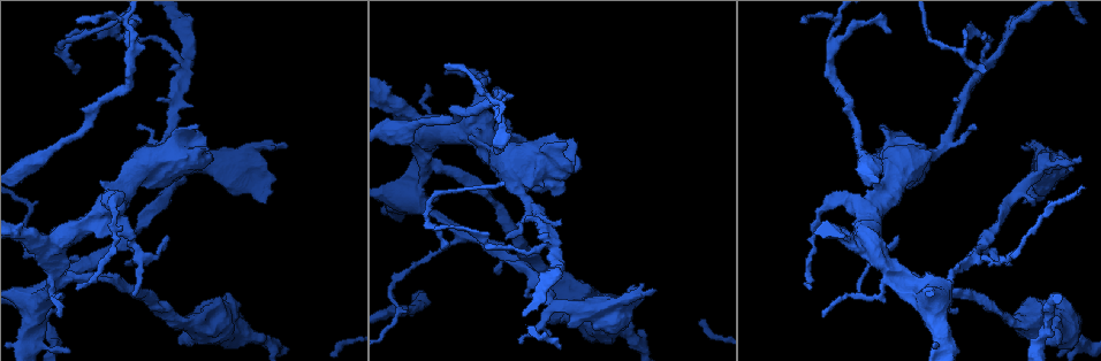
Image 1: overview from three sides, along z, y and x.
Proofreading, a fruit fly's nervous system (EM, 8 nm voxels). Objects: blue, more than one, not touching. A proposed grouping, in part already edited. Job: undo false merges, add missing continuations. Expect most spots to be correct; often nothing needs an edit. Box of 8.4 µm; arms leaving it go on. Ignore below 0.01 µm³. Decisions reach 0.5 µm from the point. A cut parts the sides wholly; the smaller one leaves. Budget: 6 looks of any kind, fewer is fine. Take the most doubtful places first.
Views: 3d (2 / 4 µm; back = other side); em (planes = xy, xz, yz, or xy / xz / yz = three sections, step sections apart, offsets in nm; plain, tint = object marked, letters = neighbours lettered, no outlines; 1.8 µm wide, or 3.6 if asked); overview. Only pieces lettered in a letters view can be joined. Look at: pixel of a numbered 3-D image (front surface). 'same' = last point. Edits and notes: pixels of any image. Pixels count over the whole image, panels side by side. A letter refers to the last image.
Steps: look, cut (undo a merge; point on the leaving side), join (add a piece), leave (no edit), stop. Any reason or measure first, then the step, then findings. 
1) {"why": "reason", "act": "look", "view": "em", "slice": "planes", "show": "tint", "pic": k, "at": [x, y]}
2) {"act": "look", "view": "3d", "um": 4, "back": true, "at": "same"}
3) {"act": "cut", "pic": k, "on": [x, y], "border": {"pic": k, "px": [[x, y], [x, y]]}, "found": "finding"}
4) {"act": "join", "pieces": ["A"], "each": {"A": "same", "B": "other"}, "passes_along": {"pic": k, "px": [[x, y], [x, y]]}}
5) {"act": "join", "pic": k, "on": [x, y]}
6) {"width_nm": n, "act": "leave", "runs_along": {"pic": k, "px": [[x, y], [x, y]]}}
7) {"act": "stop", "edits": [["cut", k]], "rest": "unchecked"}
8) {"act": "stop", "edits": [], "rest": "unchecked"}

{"act": "look", "view": "3d", "um": 4, "pic": 1, "at": [407, 190]}

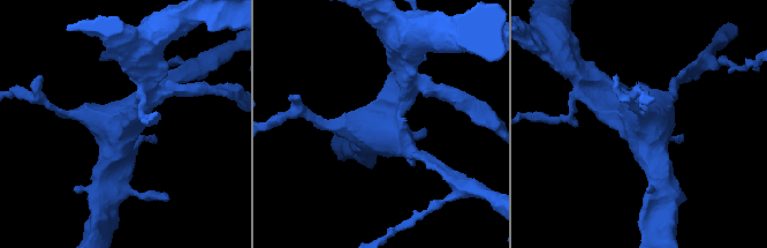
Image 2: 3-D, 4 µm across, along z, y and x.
{"act": "look", "view": "em", "um": 3.6, "slice": "yz", "step": 16, "show": "tint", "pic": 2, "at": [385, 123]}

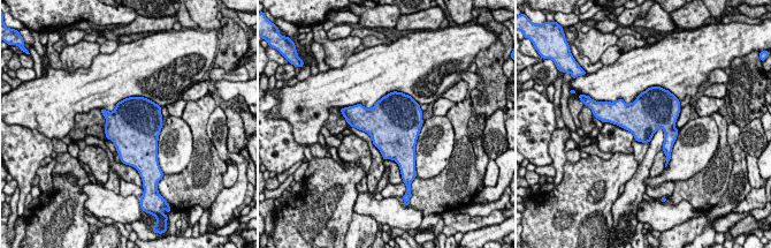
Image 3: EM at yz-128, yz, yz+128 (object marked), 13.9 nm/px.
{"act": "look", "view": "em", "um": 3.6, "slice": "xy", "step": 8, "show": "letters", "at": "same"}

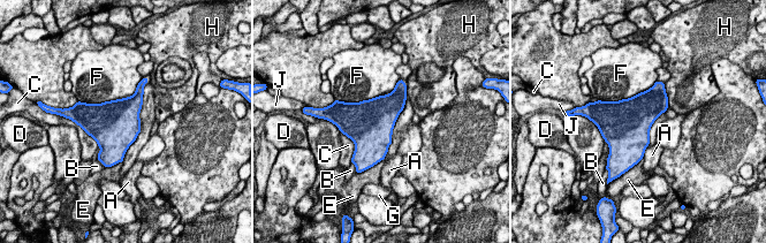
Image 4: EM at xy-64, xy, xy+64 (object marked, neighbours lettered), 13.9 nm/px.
{"act": "leave", "each": {"A": "other", "B": "other", "C": "other", "D": "other", "E": "other", "F": "other", "G": "other", "H": "other", "J": "other"}, "found": "one neuron here"}

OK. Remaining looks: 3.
{"why": "tapers out", "act": "look", "view": "em", "slice": "planes", "show": "letters", "pic": 1, "at": [890, 31]}

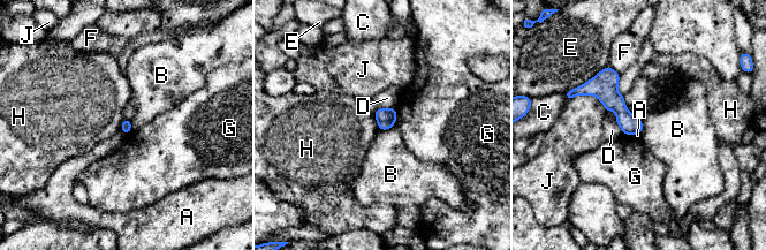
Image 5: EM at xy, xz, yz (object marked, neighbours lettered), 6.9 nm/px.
{"act": "leave", "each": {"A": "other", "B": "other", "C": "other", "D": "other", "E": "other", "F": "other", "G": "other", "H": "other", "J": "other"}, "border": {"pic": 5, "px": [[130, 120], [130, 130], [124, 134]]}, "found": "no lettered piece goes on from it"}

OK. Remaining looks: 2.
{"why": "sudden change in width", "act": "look", "view": "3d", "um": 2, "pic": 1, "at": [550, 239]}

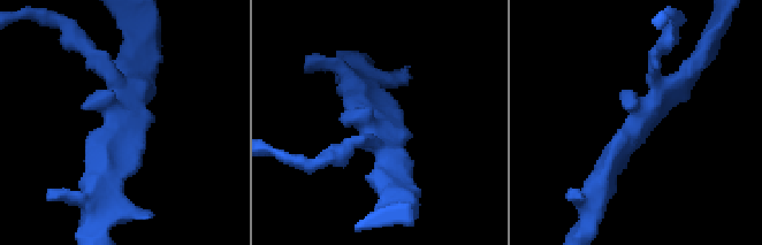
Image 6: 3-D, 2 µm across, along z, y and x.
{"act": "look", "view": "em", "slice": "planes", "show": "letters", "pic": 6, "at": [113, 116]}

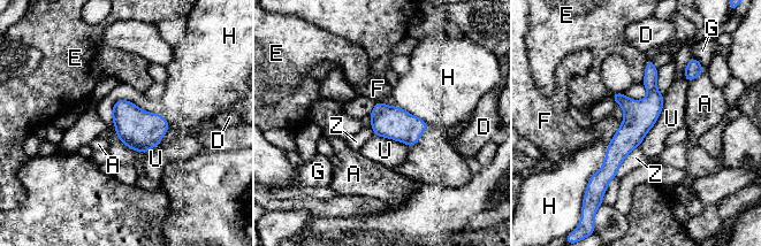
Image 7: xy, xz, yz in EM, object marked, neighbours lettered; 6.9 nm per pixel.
{"arms": 3, "act": "leave", "each": {"A": "other", "D": "other", "E": "other", "F": "other", "G": "other", "H": "other", "U": "other", "Z": "other"}, "runs_along": {"pic": 7, "px": [[649, 64], [651, 107], [605, 179]]}, "found": "one neuron here"}

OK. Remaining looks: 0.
{"act": "stop", "edits": [], "rest": "unchecked"}

